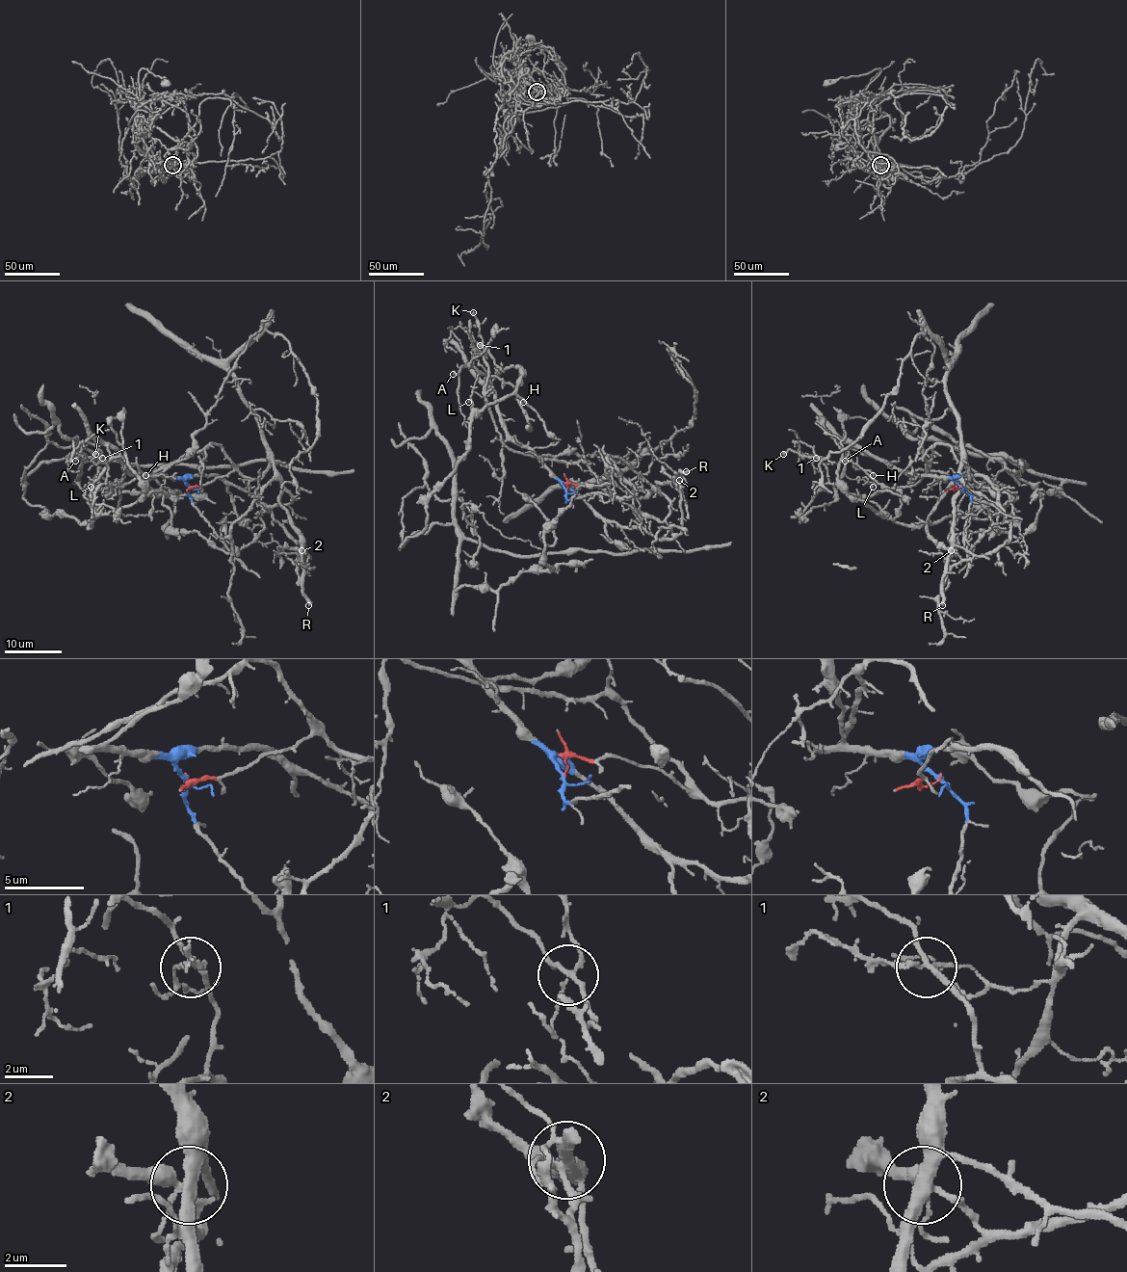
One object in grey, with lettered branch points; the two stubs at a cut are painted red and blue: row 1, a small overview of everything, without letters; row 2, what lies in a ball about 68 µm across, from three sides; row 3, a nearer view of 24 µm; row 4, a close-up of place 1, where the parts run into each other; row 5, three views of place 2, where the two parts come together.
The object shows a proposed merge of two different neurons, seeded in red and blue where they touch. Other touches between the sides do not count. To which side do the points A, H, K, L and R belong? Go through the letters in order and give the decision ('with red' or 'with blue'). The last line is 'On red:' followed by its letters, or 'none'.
A: with blue
H: with blue
K: with blue
L: with blue
R: with red
On red: R

